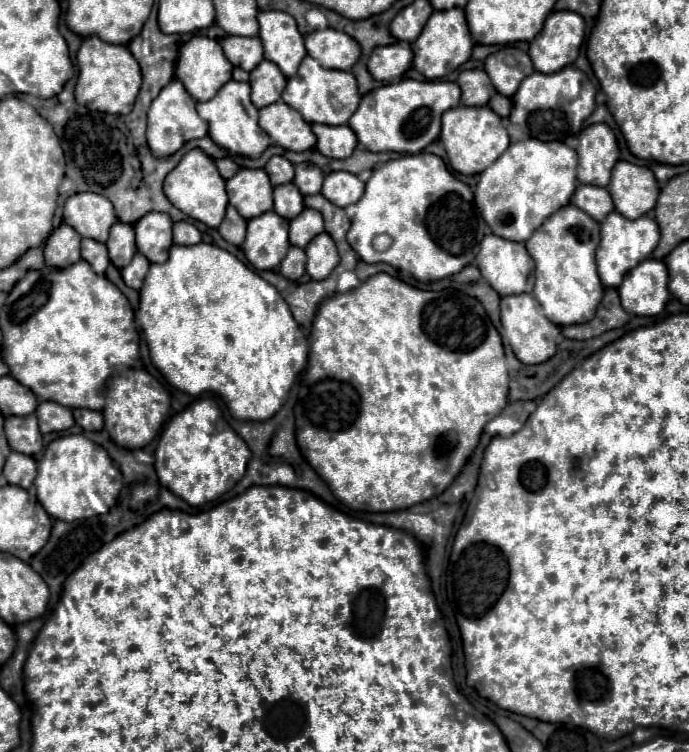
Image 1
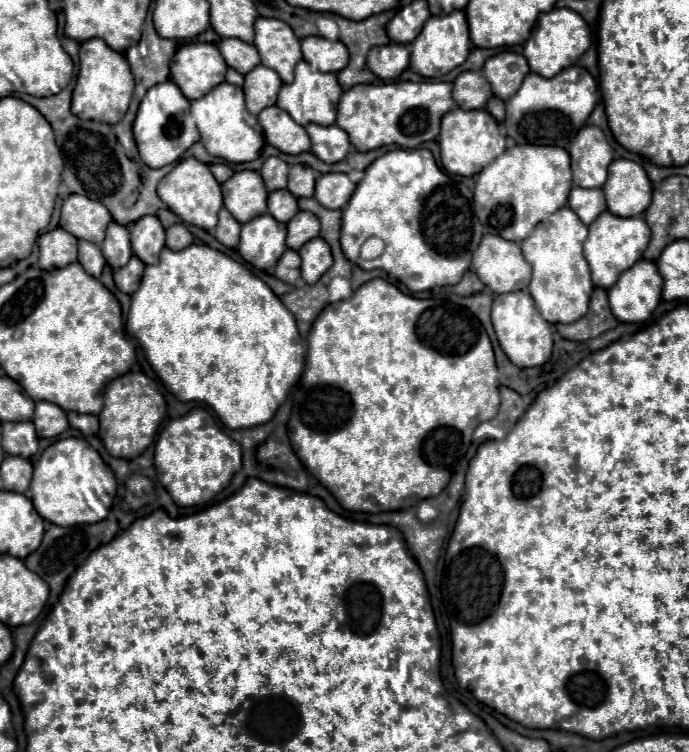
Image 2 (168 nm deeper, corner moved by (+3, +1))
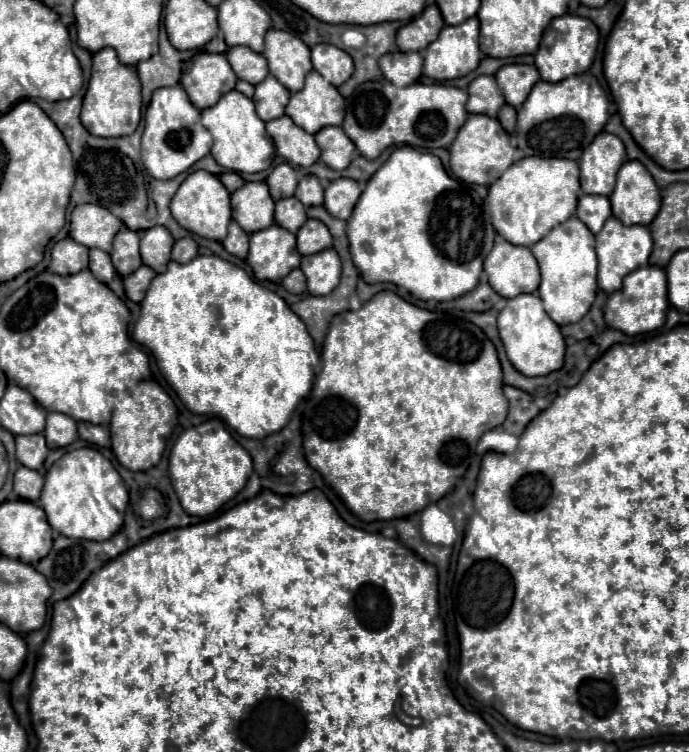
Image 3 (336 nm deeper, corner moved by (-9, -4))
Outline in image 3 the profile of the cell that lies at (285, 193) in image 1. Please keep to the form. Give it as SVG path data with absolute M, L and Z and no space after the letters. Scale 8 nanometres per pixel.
M290 196L276 202L274 220L282 228L288 228L290 232L298 232L298 228L304 224L304 220L308 220L308 216L306 216L304 204L300 204L296 196Z

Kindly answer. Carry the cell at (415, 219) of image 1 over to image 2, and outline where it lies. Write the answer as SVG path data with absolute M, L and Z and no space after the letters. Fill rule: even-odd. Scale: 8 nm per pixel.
M394 149L374 159L364 171L364 179L356 185L352 199L342 209L342 235L340 245L348 261L358 267L382 269L388 275L394 275L400 283L404 283L412 293L456 285L462 275L470 269L470 239L472 239L472 205L468 201L470 191L452 181L434 161L428 149ZM368 237L378 237L384 241L384 253L374 261L360 259L360 247Z

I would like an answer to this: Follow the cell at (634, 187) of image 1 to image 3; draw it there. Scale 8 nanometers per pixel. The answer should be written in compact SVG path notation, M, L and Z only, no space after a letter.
M626 162L620 168L610 202L614 216L622 224L648 226L660 210L660 190L644 164Z

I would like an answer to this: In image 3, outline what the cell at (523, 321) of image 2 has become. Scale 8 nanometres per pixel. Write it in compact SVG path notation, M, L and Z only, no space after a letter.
M520 294L510 298L498 316L498 330L510 362L524 376L546 376L562 366L566 348L564 336L560 334L558 324L544 312L538 294Z

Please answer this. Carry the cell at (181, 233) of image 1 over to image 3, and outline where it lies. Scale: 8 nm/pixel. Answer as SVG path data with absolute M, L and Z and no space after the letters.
M190 236L176 240L176 244L174 244L174 248L172 248L172 260L188 262L188 260L192 260L196 254L198 254L198 246L196 246L196 242L194 242Z

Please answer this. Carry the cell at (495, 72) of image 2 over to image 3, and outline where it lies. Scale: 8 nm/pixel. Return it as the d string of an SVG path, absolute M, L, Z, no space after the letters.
M506 64L496 72L496 82L504 92L506 102L514 108L518 108L526 100L528 92L538 80L540 74L536 66L530 64Z

